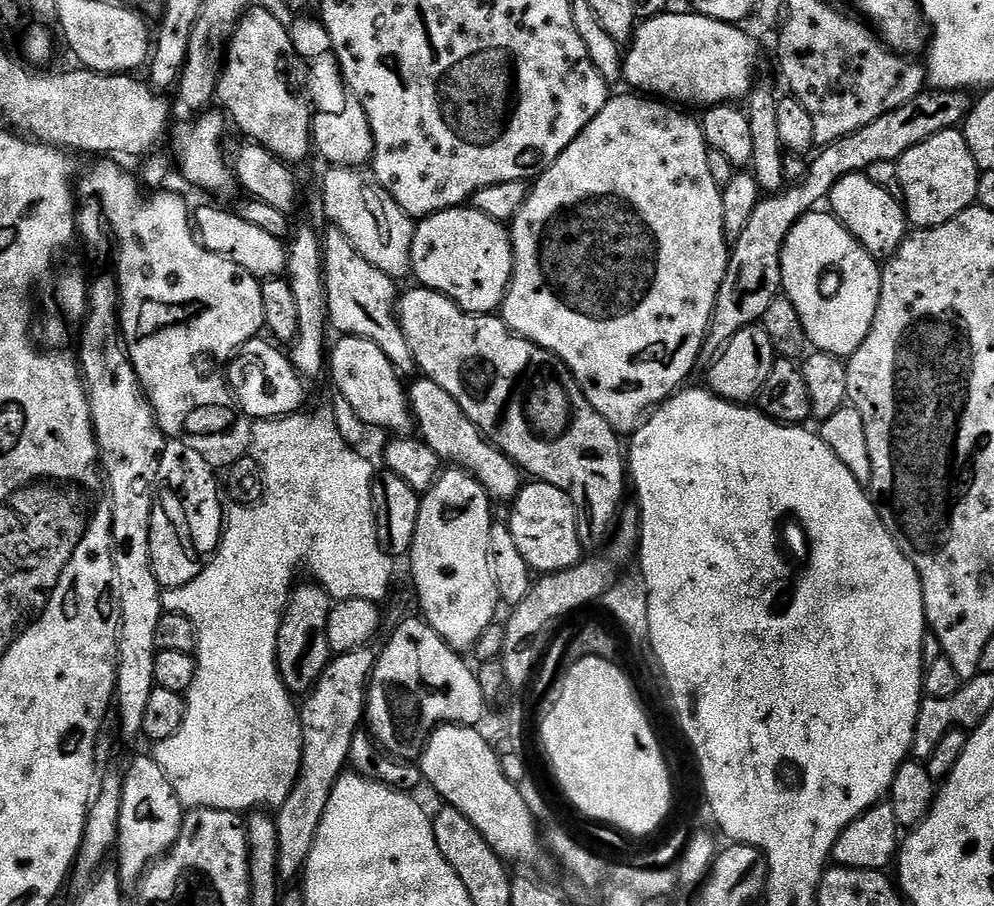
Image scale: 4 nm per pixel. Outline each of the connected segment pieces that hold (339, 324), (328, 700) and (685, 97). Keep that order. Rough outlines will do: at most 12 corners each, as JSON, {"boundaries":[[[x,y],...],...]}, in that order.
{"boundaries":[[[340,228],[323,233],[328,324],[380,346],[400,374],[416,359],[397,281]],[[377,653],[333,655],[299,709],[300,770],[274,819],[303,873],[361,731]],[[695,11],[643,21],[623,83],[661,101],[740,102],[760,48]]]}

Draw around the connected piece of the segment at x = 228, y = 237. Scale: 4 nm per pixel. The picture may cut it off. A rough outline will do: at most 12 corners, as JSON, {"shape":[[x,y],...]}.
{"shape":[[200,208],[206,250],[258,281],[288,271],[285,241],[239,211]]}

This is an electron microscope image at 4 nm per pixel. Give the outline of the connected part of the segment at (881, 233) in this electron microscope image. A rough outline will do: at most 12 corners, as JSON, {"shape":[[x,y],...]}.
{"shape":[[863,172],[826,204],[871,256],[895,256],[910,225],[903,203]]}

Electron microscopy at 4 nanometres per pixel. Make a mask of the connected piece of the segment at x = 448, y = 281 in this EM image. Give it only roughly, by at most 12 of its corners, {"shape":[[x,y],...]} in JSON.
{"shape":[[461,206],[415,225],[417,285],[492,314],[512,281],[501,221]]}

